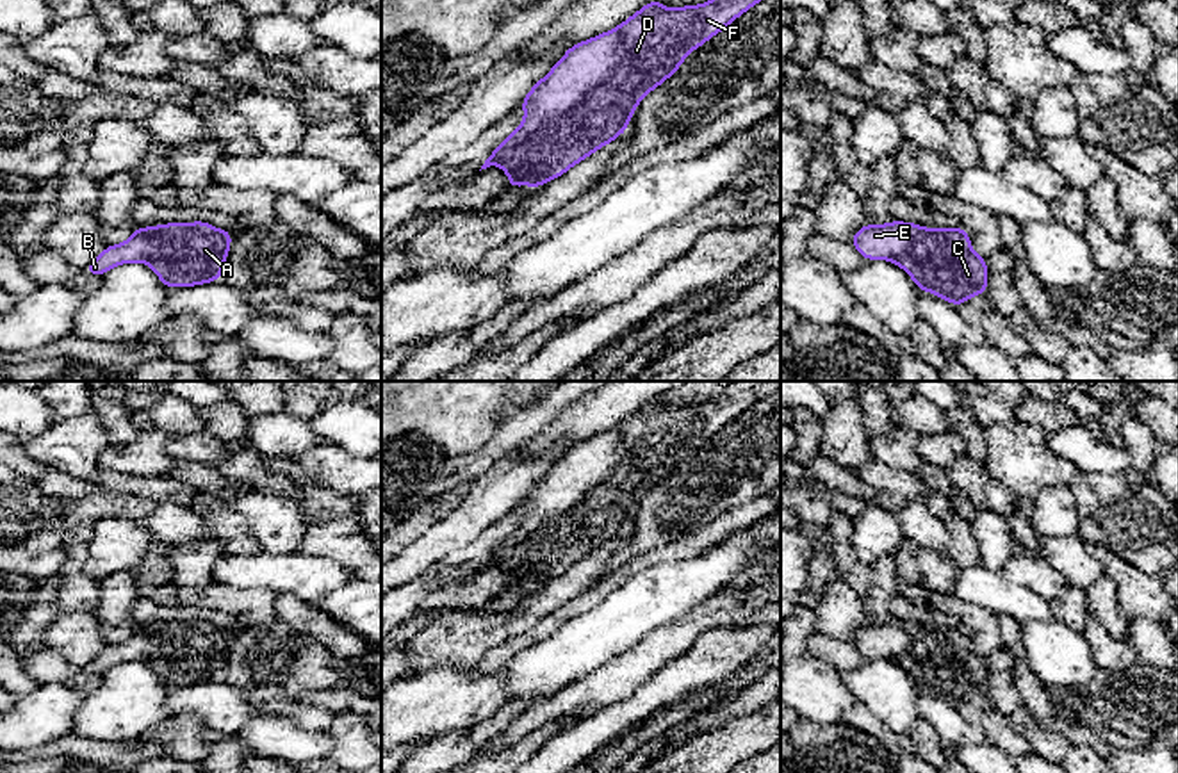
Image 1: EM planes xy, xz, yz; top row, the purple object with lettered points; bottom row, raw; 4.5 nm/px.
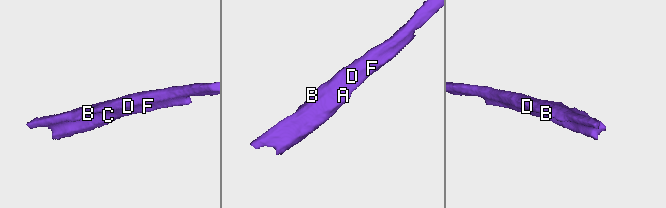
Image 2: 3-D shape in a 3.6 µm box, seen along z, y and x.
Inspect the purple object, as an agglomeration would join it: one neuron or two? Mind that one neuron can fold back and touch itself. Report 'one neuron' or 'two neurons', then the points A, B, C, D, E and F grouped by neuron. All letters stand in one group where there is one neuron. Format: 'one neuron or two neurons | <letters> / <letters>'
one neuron | A B C D E F

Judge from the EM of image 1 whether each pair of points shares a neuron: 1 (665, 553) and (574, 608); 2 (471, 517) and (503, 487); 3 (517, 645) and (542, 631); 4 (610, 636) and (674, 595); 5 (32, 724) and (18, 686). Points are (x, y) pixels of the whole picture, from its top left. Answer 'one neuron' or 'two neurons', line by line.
1: one neuron
2: one neuron
3: one neuron
4: one neuron
5: two neurons

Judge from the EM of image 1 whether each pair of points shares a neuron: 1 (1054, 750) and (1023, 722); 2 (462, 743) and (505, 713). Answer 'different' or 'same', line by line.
1: same
2: same

